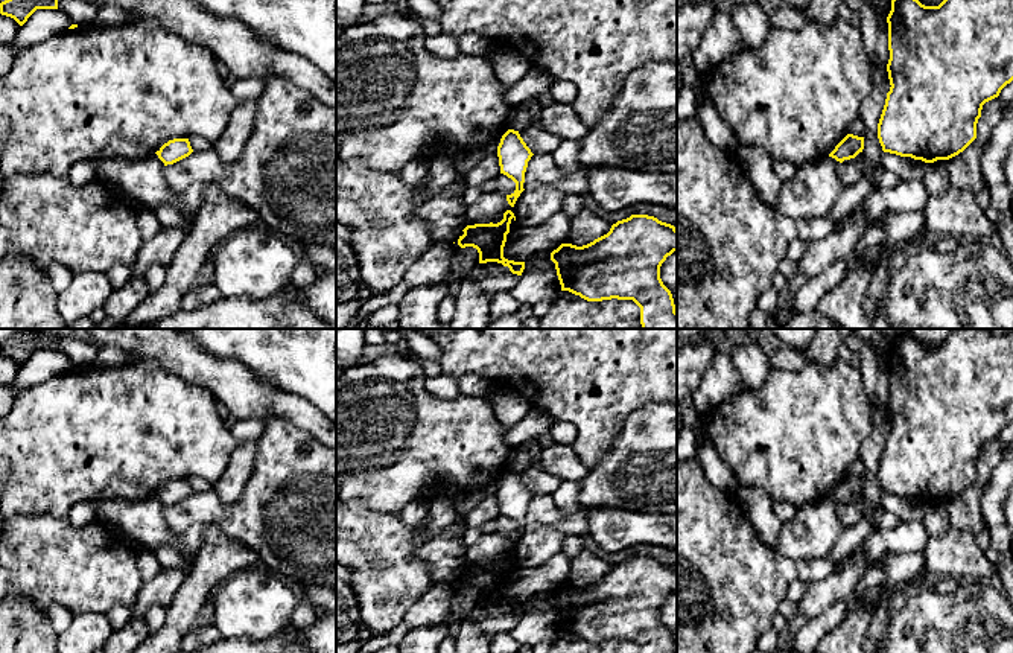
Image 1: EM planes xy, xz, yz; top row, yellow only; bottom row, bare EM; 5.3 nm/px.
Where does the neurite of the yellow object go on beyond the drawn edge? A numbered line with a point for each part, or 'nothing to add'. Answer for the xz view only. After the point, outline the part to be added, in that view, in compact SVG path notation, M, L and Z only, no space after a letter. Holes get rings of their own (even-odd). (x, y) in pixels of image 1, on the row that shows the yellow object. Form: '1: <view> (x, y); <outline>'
nothing to add

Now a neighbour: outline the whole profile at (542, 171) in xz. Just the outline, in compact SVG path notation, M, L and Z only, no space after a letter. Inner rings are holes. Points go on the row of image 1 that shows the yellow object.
M534 154L528 161L525 172L525 190L532 190L541 186L555 186L564 195L584 196L589 195L589 180L583 169L572 174L561 172L552 154Z

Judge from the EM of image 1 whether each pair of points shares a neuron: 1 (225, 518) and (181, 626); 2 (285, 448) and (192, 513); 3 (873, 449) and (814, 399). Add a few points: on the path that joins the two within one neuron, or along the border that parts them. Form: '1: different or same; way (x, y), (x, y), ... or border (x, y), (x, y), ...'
1: different; border (206, 524), (216, 524), (228, 536), (250, 548)
2: same; way (277, 475), (239, 513), (219, 513)
3: different; border (870, 405), (872, 433), (863, 442), (858, 457)

